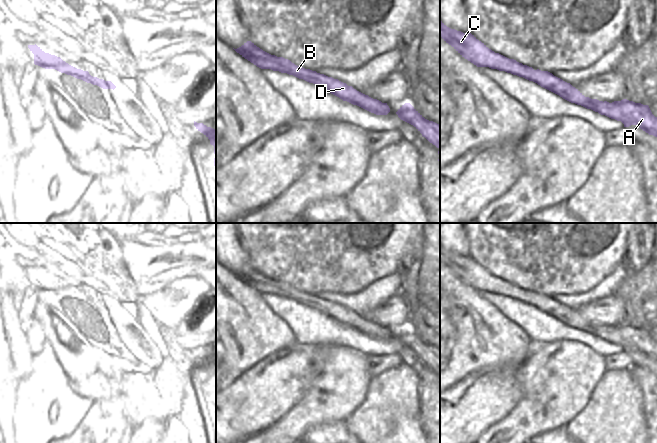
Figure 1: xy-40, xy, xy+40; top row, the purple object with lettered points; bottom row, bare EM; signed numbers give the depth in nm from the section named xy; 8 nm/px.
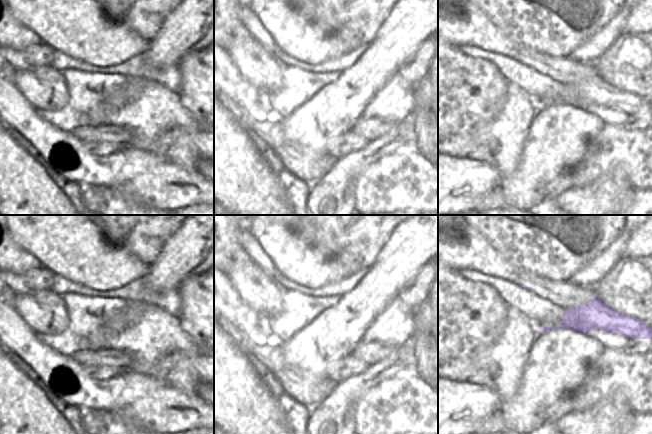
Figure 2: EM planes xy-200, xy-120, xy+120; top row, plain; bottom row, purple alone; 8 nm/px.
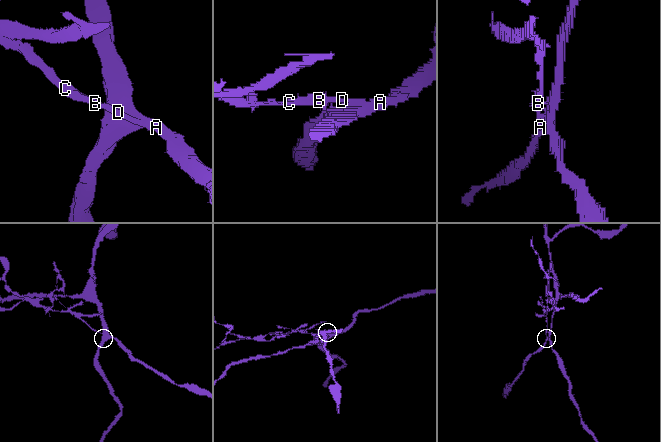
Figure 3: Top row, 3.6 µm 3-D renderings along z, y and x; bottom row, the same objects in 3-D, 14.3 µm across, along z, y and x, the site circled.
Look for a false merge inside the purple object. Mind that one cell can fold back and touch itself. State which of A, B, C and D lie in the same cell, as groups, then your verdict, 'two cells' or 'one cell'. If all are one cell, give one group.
A / B C D | two cells

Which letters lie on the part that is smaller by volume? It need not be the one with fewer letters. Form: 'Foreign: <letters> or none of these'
Foreign: B, C, D

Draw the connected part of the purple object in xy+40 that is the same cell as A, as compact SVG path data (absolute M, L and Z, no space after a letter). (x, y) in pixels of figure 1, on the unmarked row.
M627 323L612 327L604 325L598 328L598 337L621 345L624 351L637 349L649 359L657 361L657 341L652 338L648 329Z

